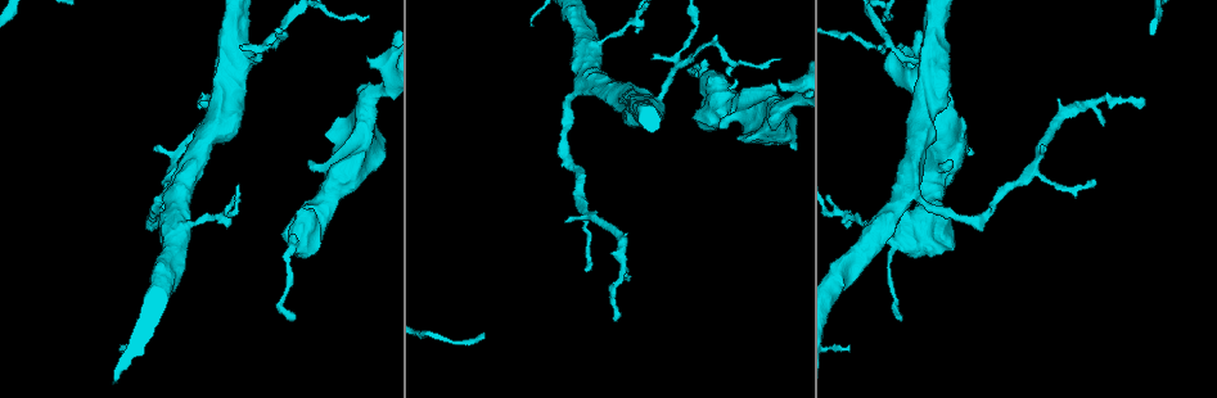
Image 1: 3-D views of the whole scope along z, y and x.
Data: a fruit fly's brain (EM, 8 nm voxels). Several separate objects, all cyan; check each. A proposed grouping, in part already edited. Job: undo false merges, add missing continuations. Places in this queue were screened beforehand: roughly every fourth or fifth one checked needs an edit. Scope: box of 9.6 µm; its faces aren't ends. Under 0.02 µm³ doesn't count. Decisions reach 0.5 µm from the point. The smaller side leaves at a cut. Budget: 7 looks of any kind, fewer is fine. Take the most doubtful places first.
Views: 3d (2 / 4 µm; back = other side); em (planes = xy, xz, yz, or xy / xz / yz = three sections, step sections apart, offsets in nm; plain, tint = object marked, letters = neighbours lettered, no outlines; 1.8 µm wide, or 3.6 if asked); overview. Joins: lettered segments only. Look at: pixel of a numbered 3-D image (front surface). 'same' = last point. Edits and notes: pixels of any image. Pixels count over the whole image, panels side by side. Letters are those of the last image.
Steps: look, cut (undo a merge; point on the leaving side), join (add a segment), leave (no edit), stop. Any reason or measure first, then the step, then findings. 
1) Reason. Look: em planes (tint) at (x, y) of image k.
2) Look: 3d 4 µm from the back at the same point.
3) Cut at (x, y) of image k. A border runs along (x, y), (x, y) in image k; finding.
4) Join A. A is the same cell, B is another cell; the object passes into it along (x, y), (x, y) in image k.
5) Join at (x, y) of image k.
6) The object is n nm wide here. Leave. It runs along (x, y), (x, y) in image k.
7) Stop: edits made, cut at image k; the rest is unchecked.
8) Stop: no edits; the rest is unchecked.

Side arm on a straight run. Look: 3d 4 µm at (264, 41) of image 1.

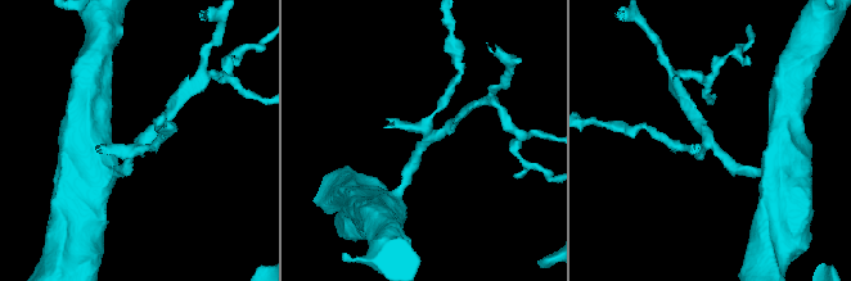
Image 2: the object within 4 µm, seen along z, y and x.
Now the EM. Look: em planes (letters) at (712, 145) of image 2.

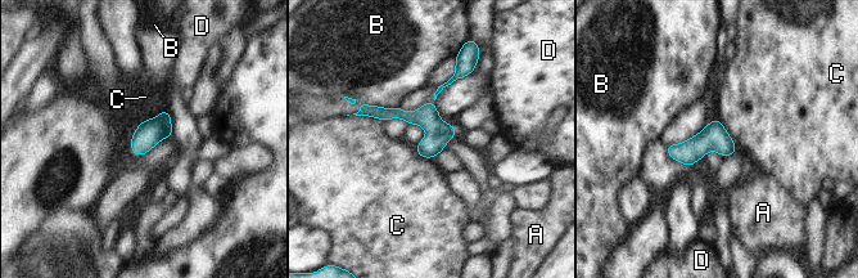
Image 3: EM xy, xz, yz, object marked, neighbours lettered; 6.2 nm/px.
The longest contact is with B, 260 nm. Leave. A, B, C and D are other cells; a border runs along (353, 113), (378, 117), (383, 121) in image 3; all the same cell.

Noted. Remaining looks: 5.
An open end. Look: em planes (letters) at (369, 59) of image 1.

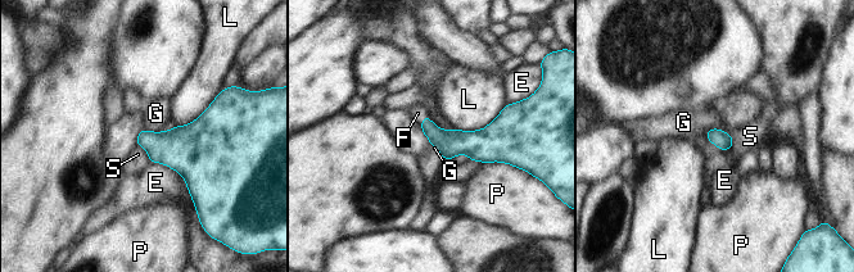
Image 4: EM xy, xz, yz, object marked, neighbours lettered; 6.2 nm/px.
Join F. F is the same cell, E, G, L, P and S are other cells; the object passes into it along (451, 143), (423, 119), (418, 113) in image 4; the cell continues.

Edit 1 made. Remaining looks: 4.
Redraw. Look: overview.

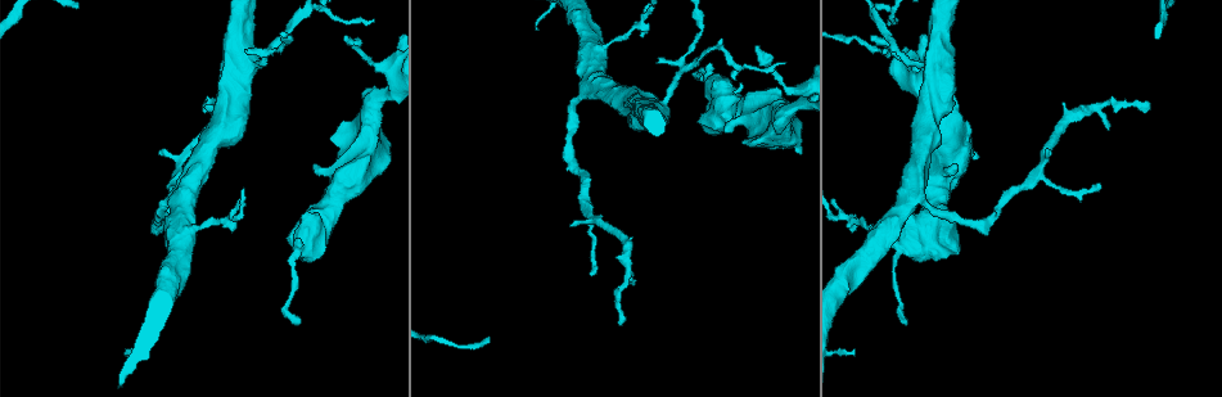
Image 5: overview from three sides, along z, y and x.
Tapers out. Look: em 3.6 µm yz step 16 (letters) at (535, 29) of image 5.

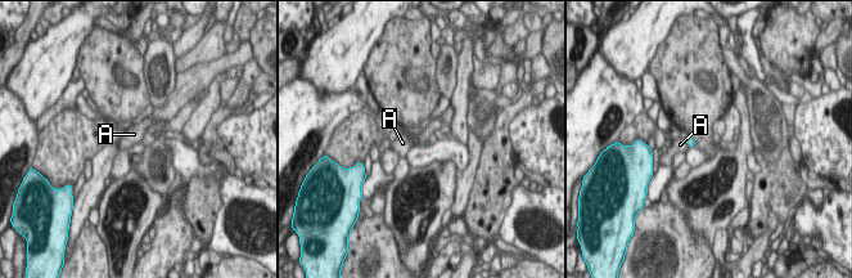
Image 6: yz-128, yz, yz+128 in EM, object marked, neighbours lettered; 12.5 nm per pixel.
Leave. A is another cell; a border runs along (685, 139), (689, 147) in image 6; no lettered segment goes on from it.

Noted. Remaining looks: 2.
Stop: edits made, join at image 4; the rest is unchecked.

